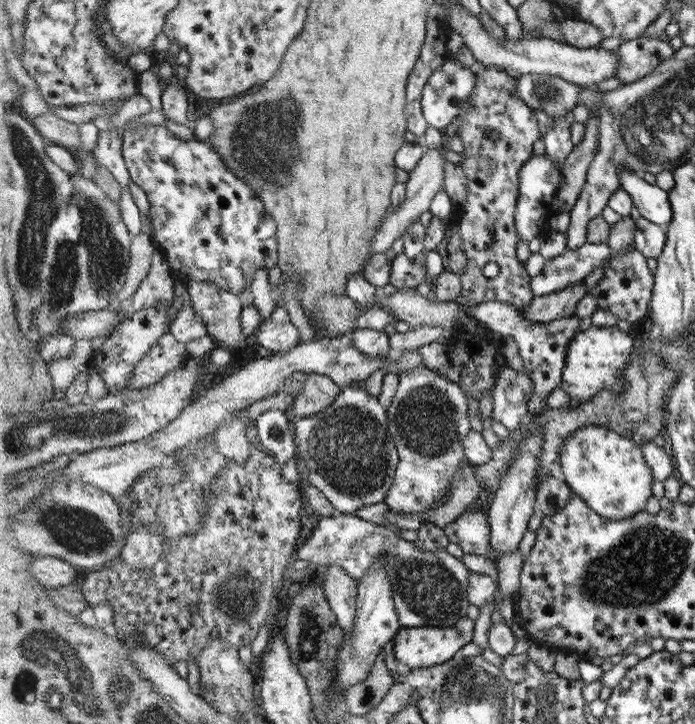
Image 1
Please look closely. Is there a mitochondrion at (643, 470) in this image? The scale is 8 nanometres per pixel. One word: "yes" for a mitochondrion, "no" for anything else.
no

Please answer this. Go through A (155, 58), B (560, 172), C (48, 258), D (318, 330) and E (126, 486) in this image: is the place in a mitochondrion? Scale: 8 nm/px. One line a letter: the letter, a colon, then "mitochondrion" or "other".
A: other
B: other
C: mitochondrion
D: other
E: other

